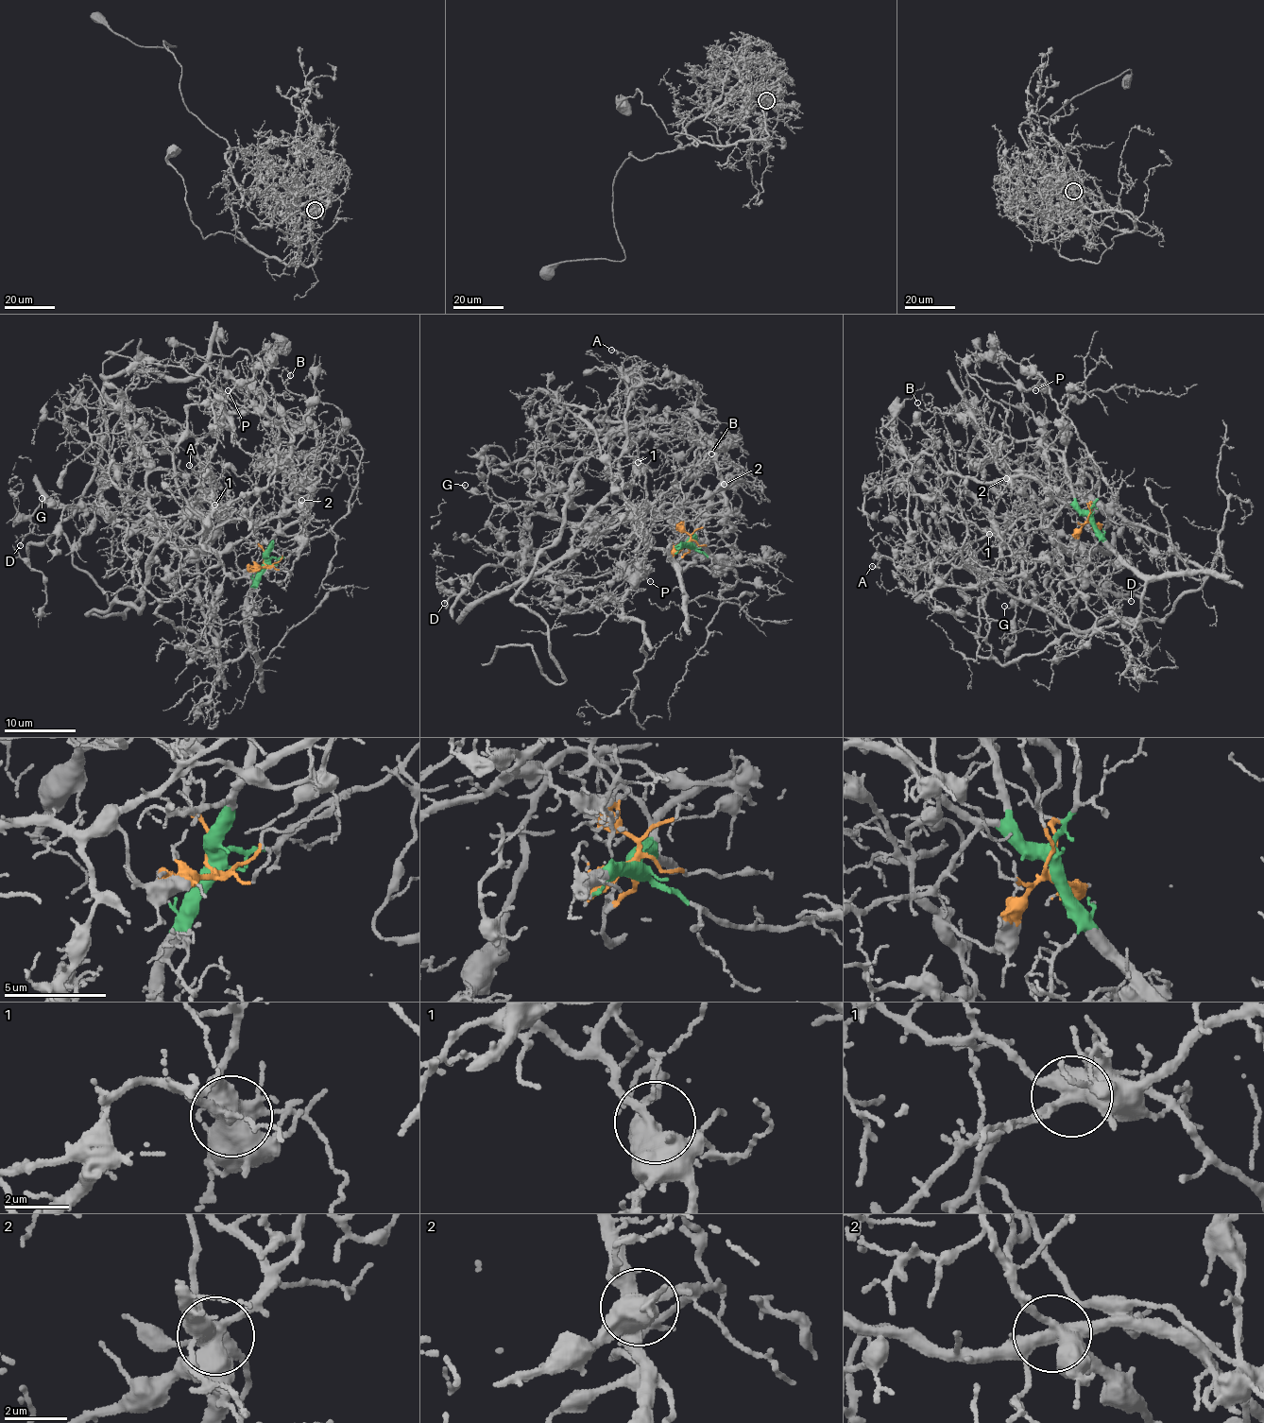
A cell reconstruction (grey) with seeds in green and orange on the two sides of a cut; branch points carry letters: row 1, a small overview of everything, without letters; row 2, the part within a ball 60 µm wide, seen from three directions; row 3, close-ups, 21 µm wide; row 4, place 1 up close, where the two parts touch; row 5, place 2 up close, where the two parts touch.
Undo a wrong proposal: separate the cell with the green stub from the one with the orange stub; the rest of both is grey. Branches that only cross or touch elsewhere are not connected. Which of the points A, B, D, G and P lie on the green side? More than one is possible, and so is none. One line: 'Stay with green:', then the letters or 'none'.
Stay with green: A, P

